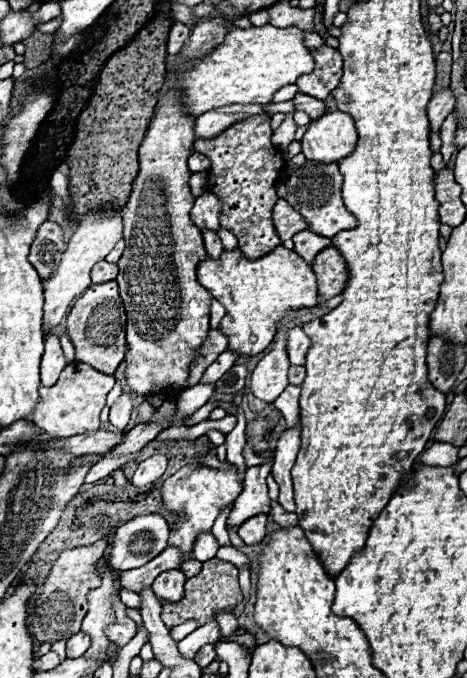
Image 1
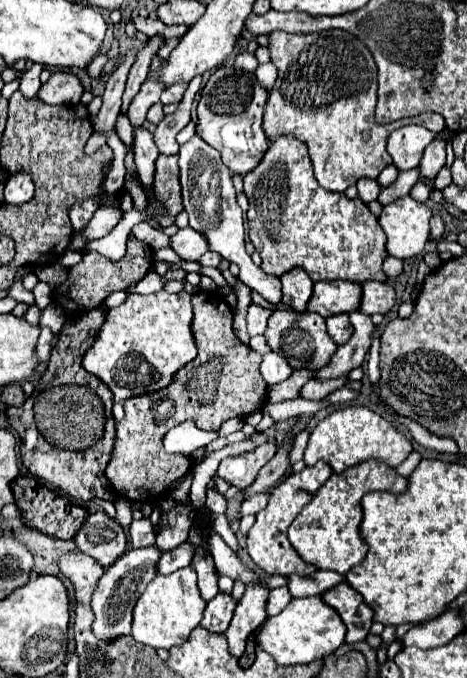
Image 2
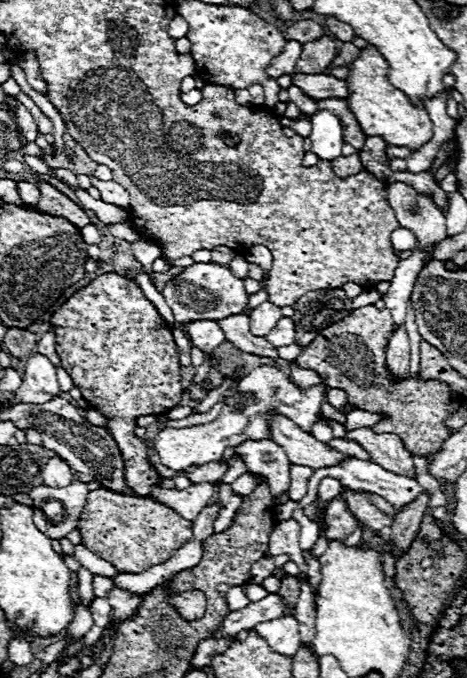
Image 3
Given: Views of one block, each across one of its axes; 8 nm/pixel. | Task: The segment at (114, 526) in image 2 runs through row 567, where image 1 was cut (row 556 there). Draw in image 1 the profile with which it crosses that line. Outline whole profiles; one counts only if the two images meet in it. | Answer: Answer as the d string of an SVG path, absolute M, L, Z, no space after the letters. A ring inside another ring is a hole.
M102 556L96 562L96 572L100 576L100 586L92 588L88 594L88 614L82 622L82 632L92 638L92 644L84 658L88 660L104 660L110 638L106 636L106 628L116 622L112 596L118 594L116 574L108 566L108 556Z

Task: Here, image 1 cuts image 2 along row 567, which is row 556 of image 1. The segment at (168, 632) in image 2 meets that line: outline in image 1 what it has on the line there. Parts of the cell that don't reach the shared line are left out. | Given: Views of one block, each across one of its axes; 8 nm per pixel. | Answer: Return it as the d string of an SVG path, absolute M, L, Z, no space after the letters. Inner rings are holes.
M200 466L186 478L184 478L184 474L176 472L170 480L166 480L162 484L164 506L168 508L168 512L182 514L182 520L176 520L176 528L170 532L168 544L178 546L186 554L186 558L190 558L196 536L200 532L210 532L220 508L226 506L228 502L236 500L240 490L242 490L242 486L238 482L238 470L216 470L216 468Z

